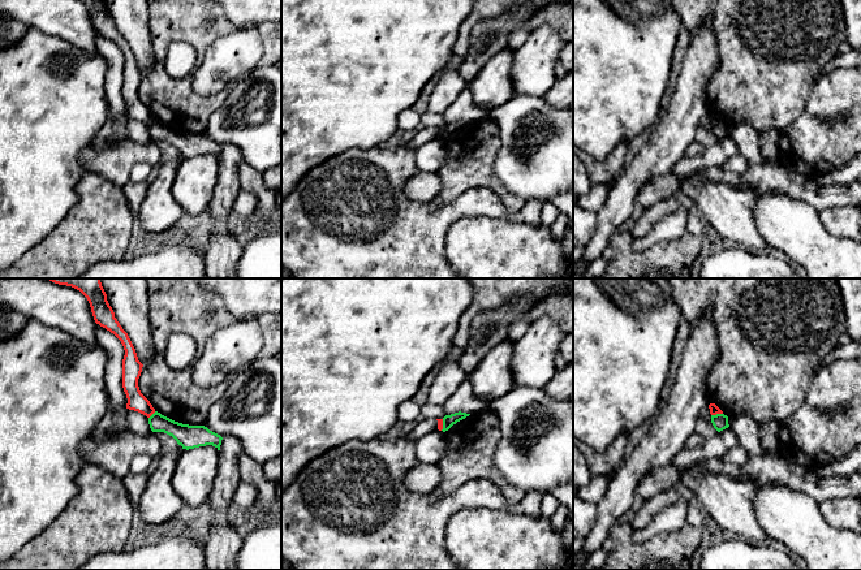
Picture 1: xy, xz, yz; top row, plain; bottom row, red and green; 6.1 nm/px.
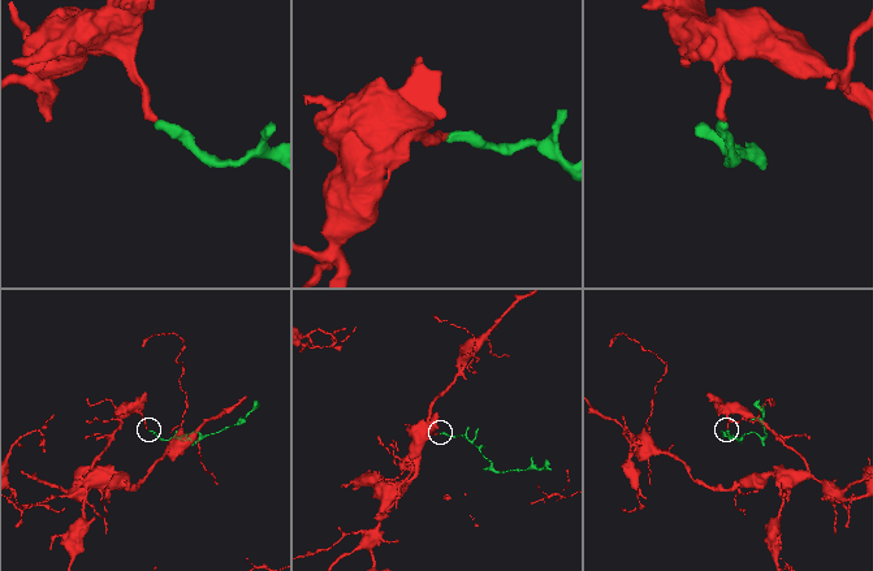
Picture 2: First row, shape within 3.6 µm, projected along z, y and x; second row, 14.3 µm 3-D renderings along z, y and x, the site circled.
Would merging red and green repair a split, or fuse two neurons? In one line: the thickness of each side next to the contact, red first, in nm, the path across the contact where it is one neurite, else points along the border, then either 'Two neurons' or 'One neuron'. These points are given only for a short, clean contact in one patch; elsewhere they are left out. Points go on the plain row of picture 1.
Thickness 60 nm (red) against 100 nm. Boundary: yz (722, 121), (711, 124). Two neurons

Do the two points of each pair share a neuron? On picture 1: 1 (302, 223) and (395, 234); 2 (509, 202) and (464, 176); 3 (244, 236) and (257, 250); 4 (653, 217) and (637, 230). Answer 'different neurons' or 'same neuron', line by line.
1: same neuron
2: same neuron
3: different neurons
4: same neuron

